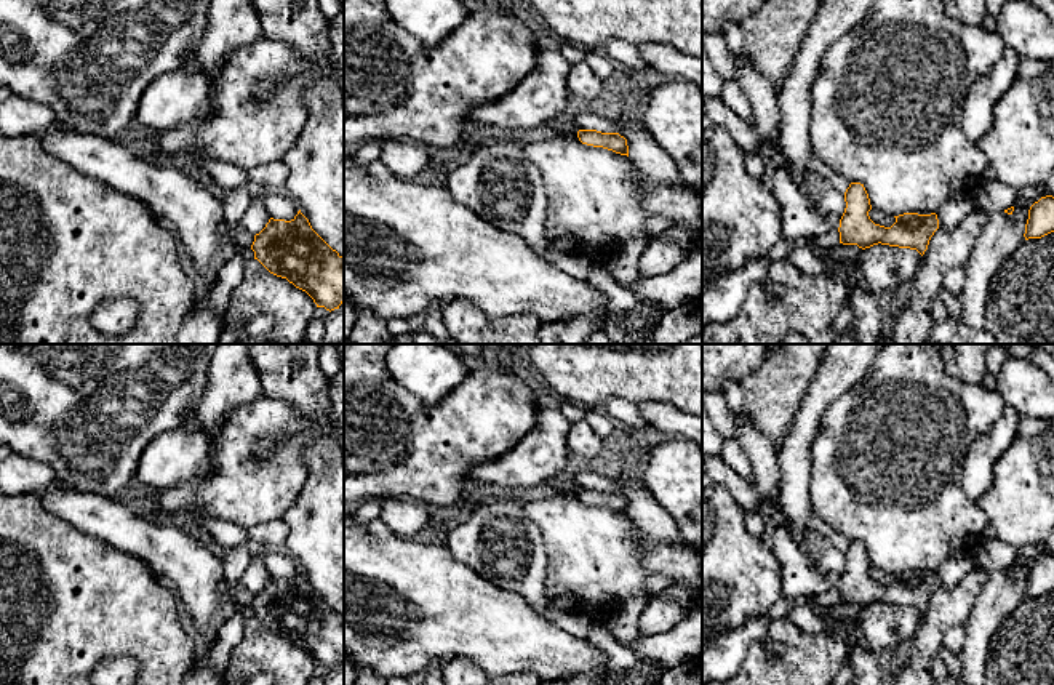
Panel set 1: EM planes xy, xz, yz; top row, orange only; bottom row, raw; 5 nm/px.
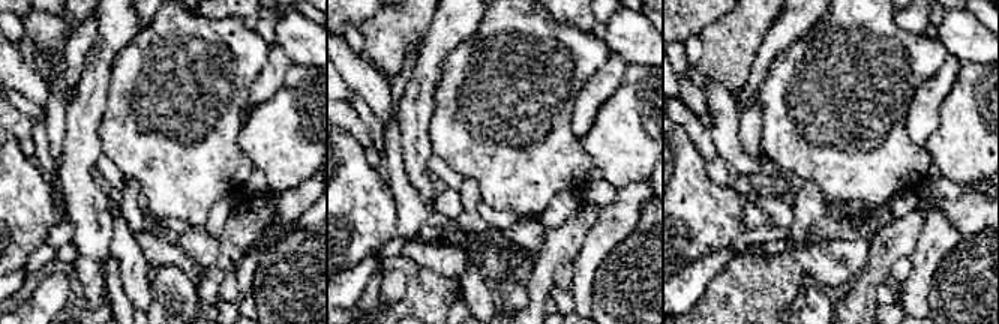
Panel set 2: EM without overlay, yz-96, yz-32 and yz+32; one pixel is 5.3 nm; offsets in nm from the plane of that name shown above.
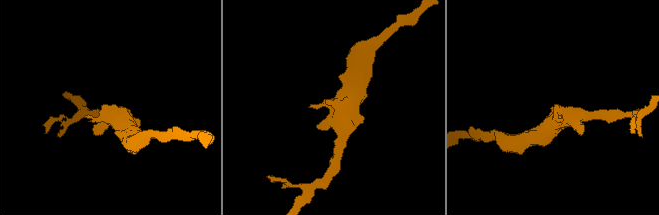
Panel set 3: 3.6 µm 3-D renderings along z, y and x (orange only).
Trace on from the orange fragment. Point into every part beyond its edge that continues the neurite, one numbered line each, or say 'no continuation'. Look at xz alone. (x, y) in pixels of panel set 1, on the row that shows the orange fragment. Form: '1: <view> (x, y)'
no continuation

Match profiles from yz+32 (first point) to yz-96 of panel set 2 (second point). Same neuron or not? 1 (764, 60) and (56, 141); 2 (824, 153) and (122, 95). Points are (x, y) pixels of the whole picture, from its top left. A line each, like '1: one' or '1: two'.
1: two
2: one

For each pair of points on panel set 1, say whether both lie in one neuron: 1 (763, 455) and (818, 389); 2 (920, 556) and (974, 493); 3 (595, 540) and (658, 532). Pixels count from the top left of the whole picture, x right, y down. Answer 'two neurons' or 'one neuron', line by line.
1: two neurons
2: two neurons
3: two neurons

